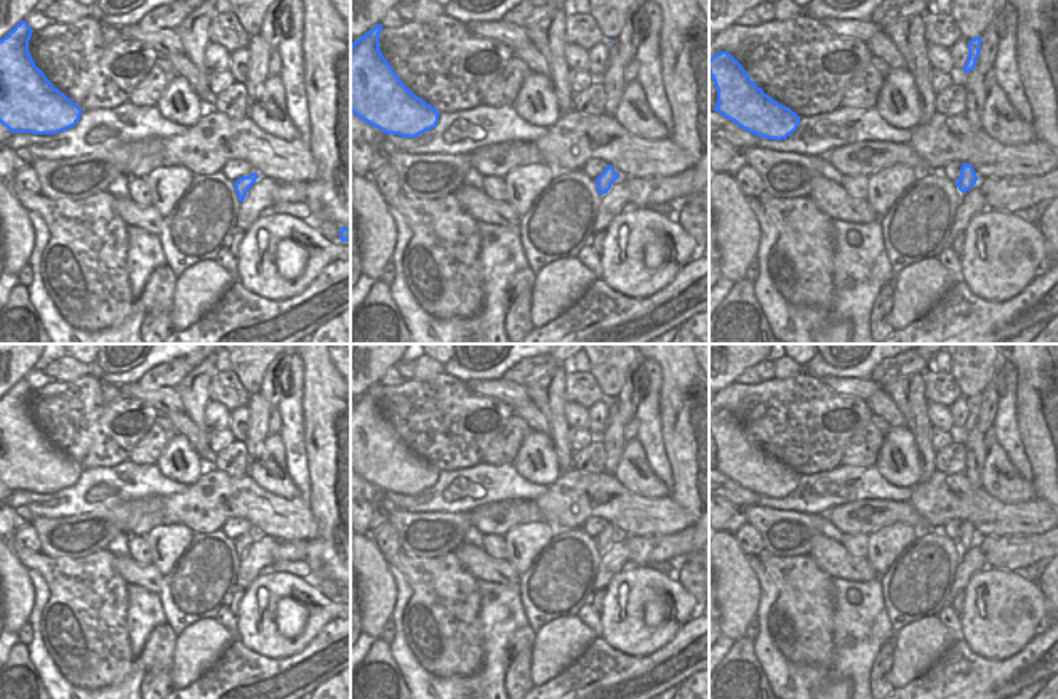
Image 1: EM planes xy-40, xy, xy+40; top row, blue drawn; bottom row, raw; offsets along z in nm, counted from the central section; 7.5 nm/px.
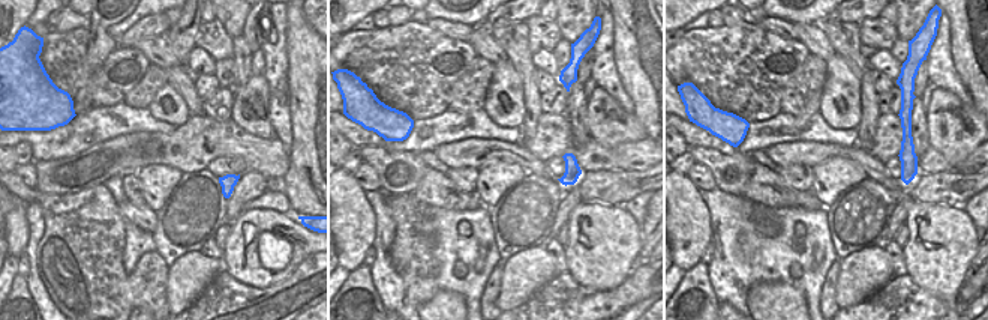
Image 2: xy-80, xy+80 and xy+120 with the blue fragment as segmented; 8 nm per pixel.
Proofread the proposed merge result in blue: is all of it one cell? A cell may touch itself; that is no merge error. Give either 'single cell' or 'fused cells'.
fused cells

